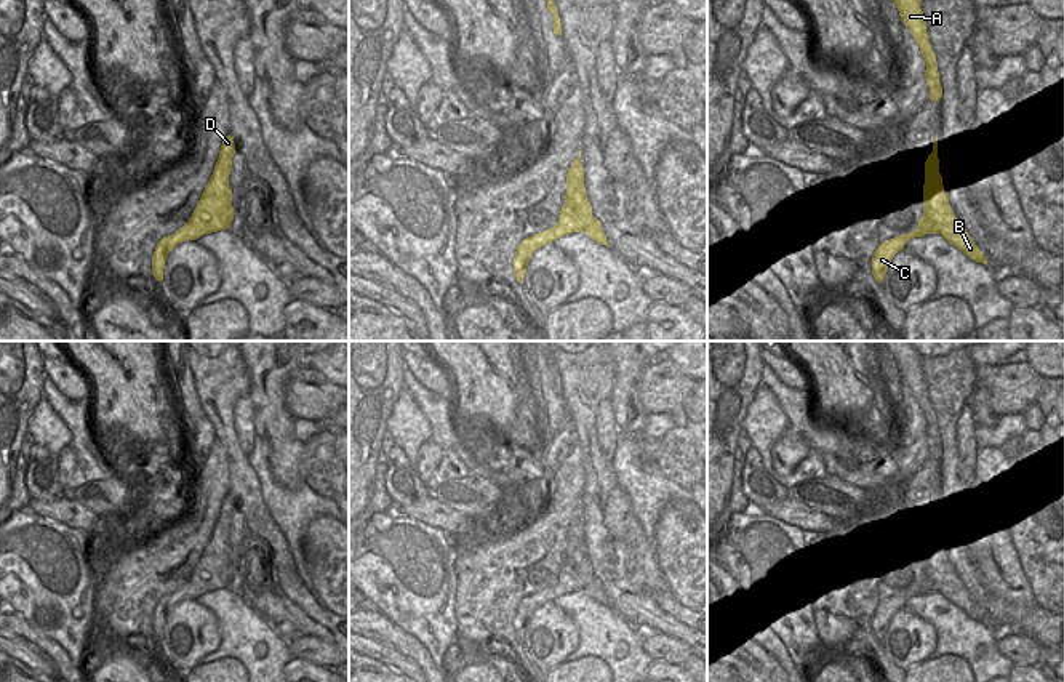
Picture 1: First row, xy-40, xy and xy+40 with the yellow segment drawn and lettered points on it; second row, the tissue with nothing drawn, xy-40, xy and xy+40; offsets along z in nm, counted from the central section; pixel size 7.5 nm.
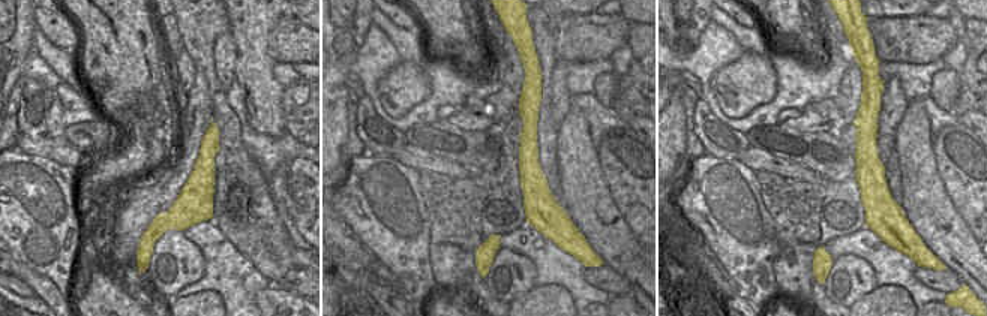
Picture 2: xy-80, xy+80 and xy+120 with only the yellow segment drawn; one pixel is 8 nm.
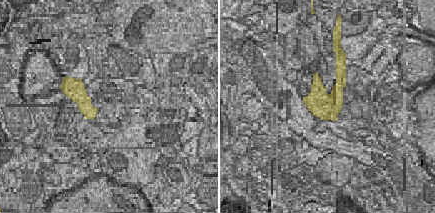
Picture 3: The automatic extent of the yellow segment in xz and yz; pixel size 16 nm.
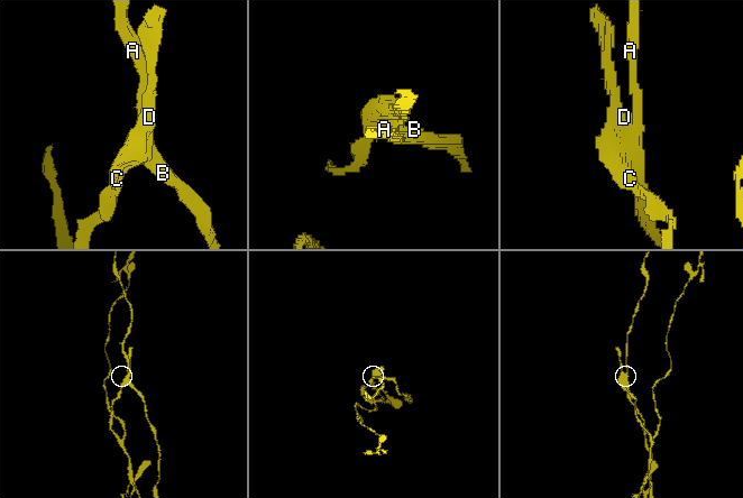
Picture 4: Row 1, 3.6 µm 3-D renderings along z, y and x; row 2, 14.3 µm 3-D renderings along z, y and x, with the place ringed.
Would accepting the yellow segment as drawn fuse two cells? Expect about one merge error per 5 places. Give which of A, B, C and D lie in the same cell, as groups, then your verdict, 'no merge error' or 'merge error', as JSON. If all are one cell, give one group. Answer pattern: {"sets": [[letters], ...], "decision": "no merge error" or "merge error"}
{"sets": [["A", "B"], ["C", "D"]], "decision": "merge error"}

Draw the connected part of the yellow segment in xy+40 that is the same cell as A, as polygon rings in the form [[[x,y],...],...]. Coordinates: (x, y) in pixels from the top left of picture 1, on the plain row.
[[[885,341],[885,346],[899,370],[901,379],[909,386],[925,416],[925,435],[930,447],[930,458],[939,461],[942,445],[939,442],[936,413],[931,407],[926,381],[920,367],[922,355],[912,347],[910,341]]]

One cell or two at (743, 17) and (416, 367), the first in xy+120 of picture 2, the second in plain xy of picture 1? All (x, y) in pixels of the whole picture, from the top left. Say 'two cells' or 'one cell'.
one cell

